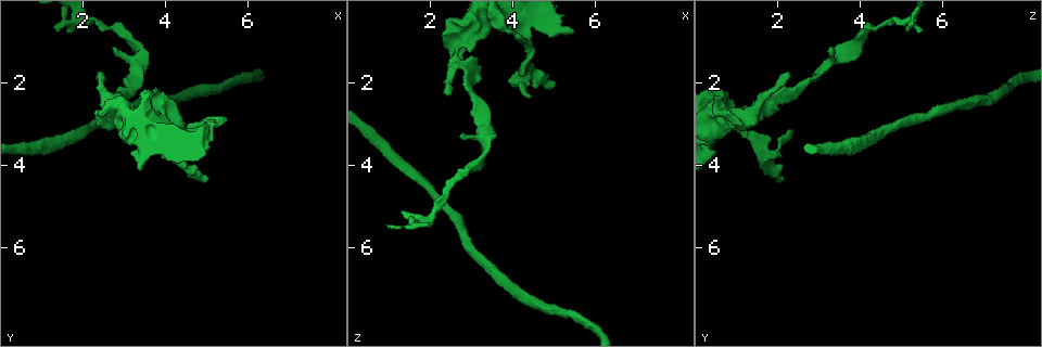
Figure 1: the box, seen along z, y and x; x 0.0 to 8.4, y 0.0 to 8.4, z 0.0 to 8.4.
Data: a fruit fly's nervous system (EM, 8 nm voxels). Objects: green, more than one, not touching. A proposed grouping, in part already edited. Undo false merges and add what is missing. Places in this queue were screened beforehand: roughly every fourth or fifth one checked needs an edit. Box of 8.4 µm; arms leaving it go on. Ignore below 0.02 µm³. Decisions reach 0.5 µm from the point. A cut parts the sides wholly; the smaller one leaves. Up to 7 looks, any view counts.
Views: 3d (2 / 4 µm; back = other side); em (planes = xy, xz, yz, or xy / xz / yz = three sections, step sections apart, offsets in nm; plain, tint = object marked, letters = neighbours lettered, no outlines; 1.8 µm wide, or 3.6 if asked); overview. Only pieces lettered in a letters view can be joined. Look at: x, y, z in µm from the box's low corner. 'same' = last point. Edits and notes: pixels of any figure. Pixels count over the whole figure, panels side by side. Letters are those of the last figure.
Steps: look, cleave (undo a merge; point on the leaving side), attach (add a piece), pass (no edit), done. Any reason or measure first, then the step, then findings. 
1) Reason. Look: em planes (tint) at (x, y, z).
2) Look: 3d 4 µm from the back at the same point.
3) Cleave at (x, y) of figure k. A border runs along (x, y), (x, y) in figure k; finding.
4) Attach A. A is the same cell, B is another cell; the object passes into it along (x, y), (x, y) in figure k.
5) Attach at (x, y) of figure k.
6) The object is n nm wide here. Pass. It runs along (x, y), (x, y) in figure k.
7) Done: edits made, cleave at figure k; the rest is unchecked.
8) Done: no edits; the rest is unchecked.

Branch stops here. Look: em planes (letters) at (1.30, 0.70, 5.15).

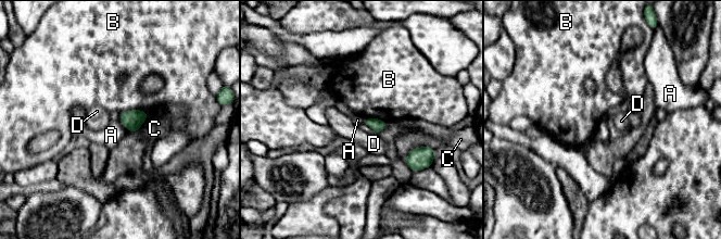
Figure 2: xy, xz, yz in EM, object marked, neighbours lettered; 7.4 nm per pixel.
The object is 90 nm wide here. Pass. A, B, C and D are other cells; a border runs along (118, 114), (121, 123), (128, 131) in figure 2; none of them fits.

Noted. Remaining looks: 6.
Branch stops here. Look: em xy step 8 (tint) at (2.45, 1.70, 2.25).

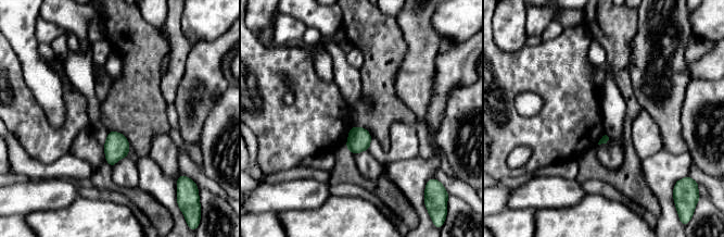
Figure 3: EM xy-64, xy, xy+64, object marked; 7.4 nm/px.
Cut it another way. Look: em planes (letters) at the same point.

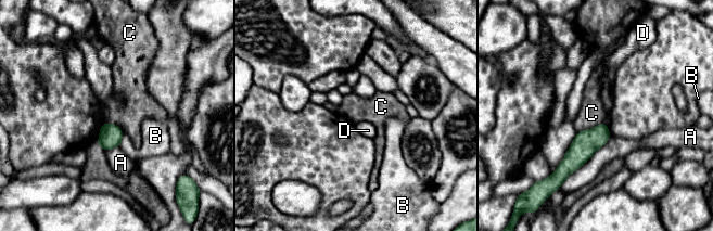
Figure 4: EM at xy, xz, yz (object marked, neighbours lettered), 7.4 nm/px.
The longest contact is with A, 500 nm. Pass. A, B, C and D are other cells; a border runs along (602, 122), (576, 132) in figure 4; none of them fits.

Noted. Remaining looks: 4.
Abrupt turn. Look: 3d 4 µm at (3.20, 2.95, 0.55).

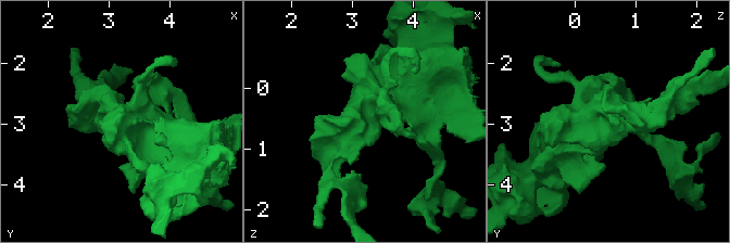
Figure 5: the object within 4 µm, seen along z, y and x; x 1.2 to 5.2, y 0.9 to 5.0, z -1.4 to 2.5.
Look: em planes (tint) at (3.15, 2.90, 0.55).

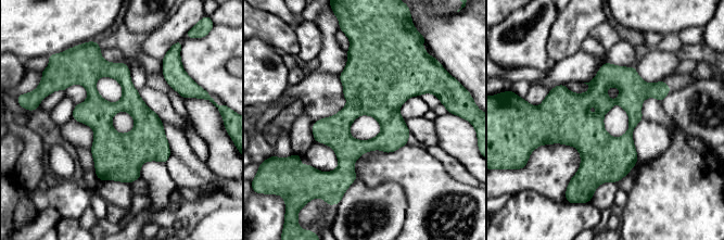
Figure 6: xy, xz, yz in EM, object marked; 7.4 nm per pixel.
What lies round it. Look: em planes (letters) at the same point.

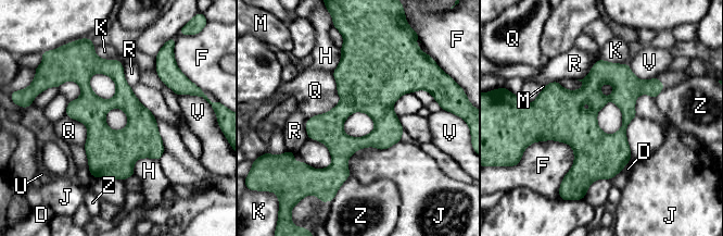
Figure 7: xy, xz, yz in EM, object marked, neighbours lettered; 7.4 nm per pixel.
The longest contact is with Q, 400 nm. Pass. D, F, H, J, K, M, Q, R, U, V and Z are other cells; it runs along (92, 56), (88, 108), (123, 176) in figure 7; all the same cell.

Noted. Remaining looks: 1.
Done: no edits; the rest is unchecked.

